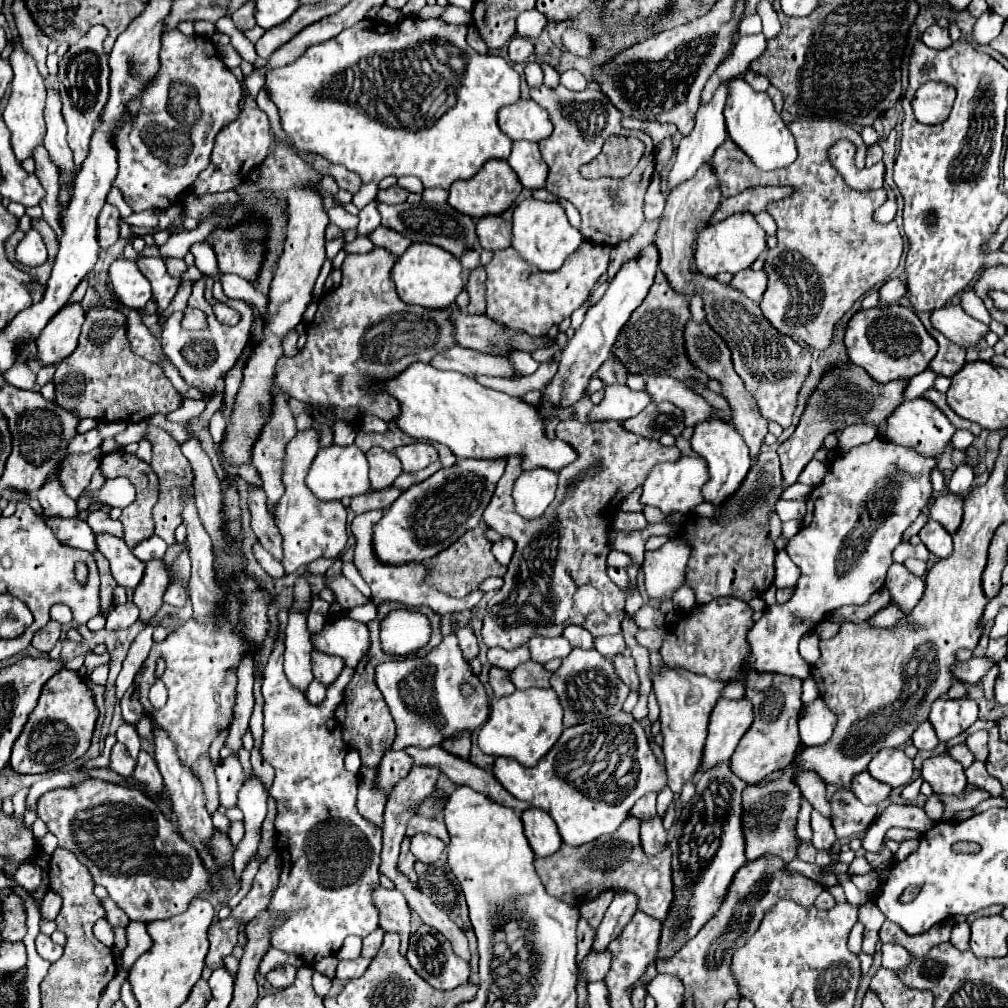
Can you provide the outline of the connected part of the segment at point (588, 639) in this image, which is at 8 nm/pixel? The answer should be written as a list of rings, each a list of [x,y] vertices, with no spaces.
[[[566,626],[562,636],[570,642],[572,648],[584,648],[584,650],[590,650],[594,648],[594,638],[588,630],[584,630],[582,626]]]

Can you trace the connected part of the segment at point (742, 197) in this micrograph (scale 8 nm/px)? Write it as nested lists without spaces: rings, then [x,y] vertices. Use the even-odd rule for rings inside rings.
[[[750,188],[750,190],[744,190],[738,196],[724,198],[708,222],[716,224],[716,222],[720,222],[732,214],[740,214],[740,212],[758,214],[760,210],[766,208],[768,202],[780,200],[786,194],[790,194],[790,188]]]

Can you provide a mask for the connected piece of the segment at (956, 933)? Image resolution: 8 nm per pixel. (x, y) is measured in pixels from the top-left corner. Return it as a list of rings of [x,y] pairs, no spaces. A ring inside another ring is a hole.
[[[958,922],[958,924],[954,924],[950,942],[952,942],[958,950],[966,950],[966,948],[968,948],[968,942],[970,942],[970,924],[968,924],[968,922]]]

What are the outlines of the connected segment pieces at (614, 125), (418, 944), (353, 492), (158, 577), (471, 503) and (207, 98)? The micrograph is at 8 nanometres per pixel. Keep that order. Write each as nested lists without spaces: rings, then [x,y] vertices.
[[[534,86],[530,88],[530,96],[542,108],[546,108],[550,122],[554,124],[552,136],[540,142],[540,152],[544,162],[550,168],[546,190],[572,202],[581,216],[579,231],[582,236],[596,244],[616,246],[622,240],[628,240],[644,222],[644,194],[650,184],[654,172],[654,144],[648,134],[634,130],[634,136],[642,136],[646,140],[646,152],[638,162],[638,168],[630,172],[626,180],[586,180],[580,176],[580,166],[594,160],[602,150],[602,140],[606,136],[614,136],[614,132],[628,132],[620,126],[622,114],[614,108],[614,104],[596,88],[584,88],[582,92],[572,92],[564,86],[548,88],[548,86]]]
[[[426,924],[418,926],[412,936],[410,936],[410,948],[406,954],[410,966],[414,968],[414,972],[424,978],[432,988],[436,990],[452,990],[464,982],[468,982],[468,974],[470,974],[470,966],[458,958],[452,950],[452,944],[434,928],[428,928]]]
[[[330,444],[326,448],[320,448],[316,454],[310,472],[306,476],[306,486],[320,498],[320,500],[342,500],[344,496],[358,496],[370,490],[370,480],[368,480],[368,460],[364,452],[350,444],[350,446],[338,446]]]
[[[162,560],[146,562],[144,578],[132,596],[132,602],[138,606],[140,620],[144,624],[148,624],[158,614],[168,582],[170,582],[170,578],[166,574],[166,566]]]
[[[458,460],[454,466],[442,468],[428,480],[402,492],[374,526],[376,556],[392,566],[424,562],[454,544],[464,532],[480,524],[504,466],[506,460]]]
[[[166,30],[162,34],[162,50],[160,50],[160,70],[156,72],[156,76],[150,78],[148,90],[140,92],[138,96],[134,96],[134,100],[130,100],[130,104],[126,104],[126,112],[130,112],[130,116],[134,116],[134,122],[122,122],[118,124],[118,128],[114,128],[114,148],[118,148],[118,176],[114,178],[114,188],[118,188],[126,200],[126,204],[134,210],[134,212],[142,212],[142,210],[166,210],[168,206],[174,204],[174,194],[184,194],[192,182],[198,178],[198,174],[210,164],[210,154],[212,154],[212,148],[214,148],[214,138],[216,134],[222,130],[222,126],[226,126],[228,122],[232,122],[240,108],[240,100],[242,100],[242,86],[240,86],[240,80],[222,64],[218,52],[216,52],[216,46],[210,38],[204,38],[204,36],[184,36],[182,32],[178,30]]]

